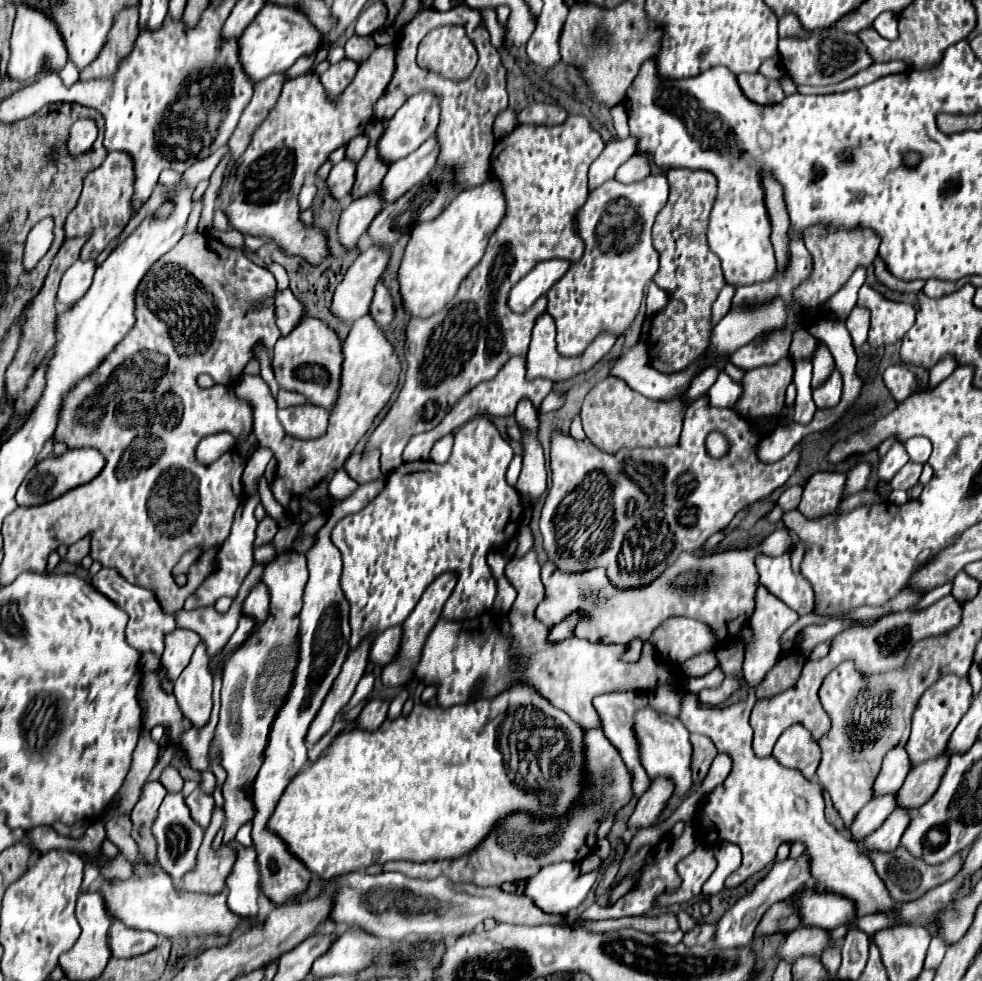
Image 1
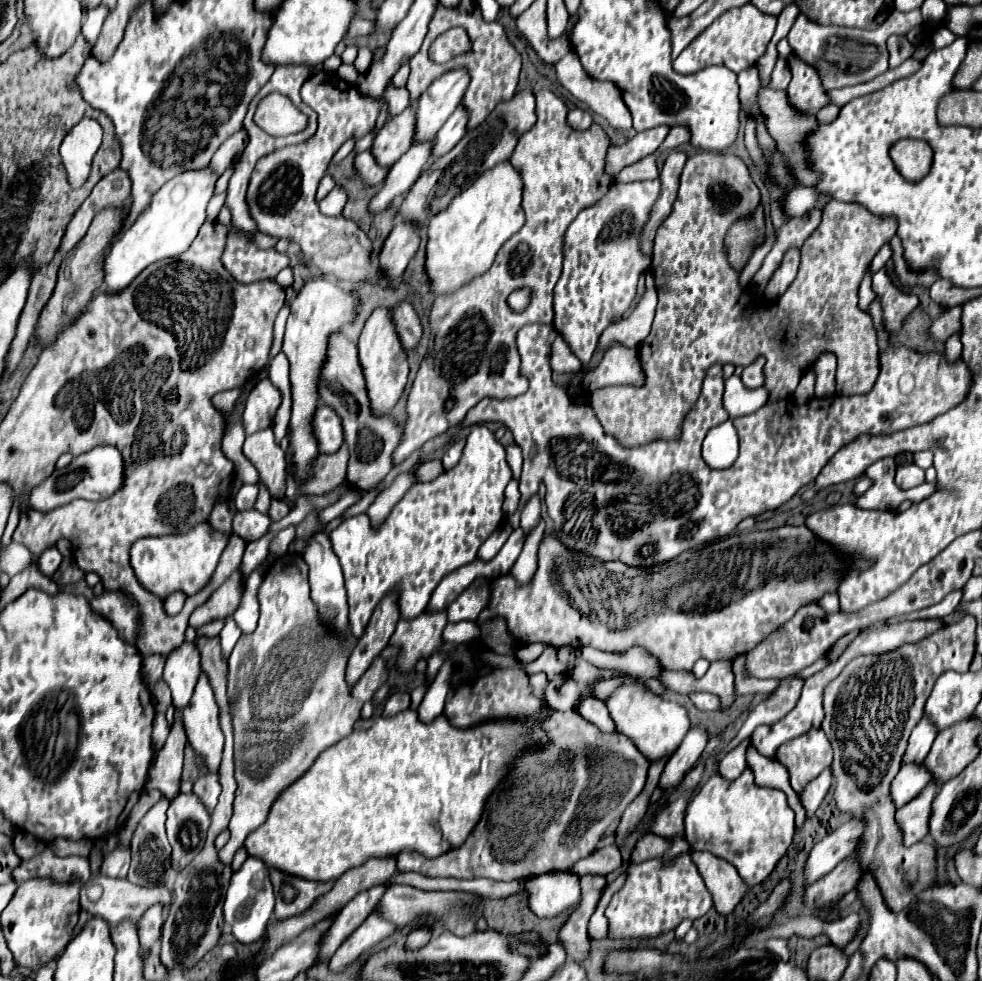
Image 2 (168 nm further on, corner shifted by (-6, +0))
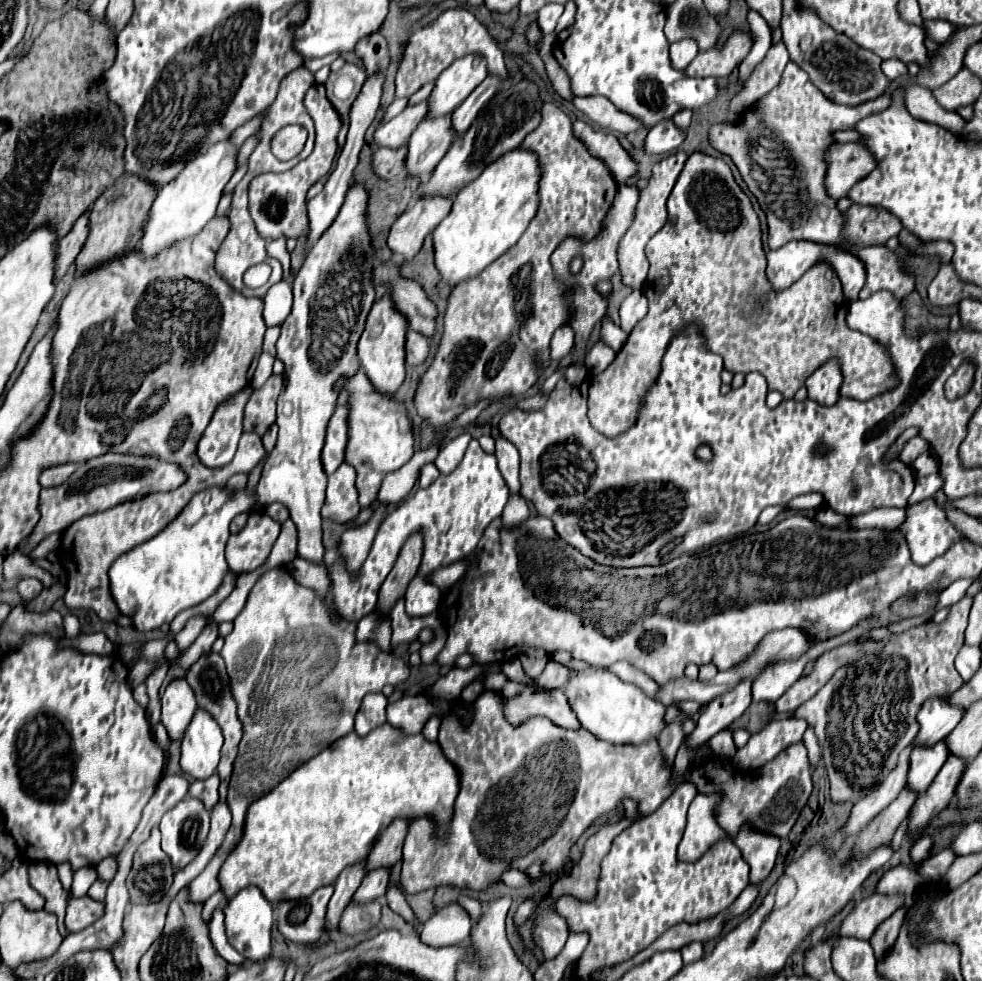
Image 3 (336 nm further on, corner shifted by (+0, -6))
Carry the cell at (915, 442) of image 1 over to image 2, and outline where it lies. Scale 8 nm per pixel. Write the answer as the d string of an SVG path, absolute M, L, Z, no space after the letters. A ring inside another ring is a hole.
M924 449L924 451L918 451L918 453L914 455L914 463L916 463L920 469L928 469L928 467L932 467L932 457L934 457L934 453L932 453L930 449Z

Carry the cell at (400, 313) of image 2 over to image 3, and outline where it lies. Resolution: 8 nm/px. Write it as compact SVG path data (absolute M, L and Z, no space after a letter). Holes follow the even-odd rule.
M416 331L406 333L406 363L408 365L420 365L428 357L428 339L424 335L418 335Z

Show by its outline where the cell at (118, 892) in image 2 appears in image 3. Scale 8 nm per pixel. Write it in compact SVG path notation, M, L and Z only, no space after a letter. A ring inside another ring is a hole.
M88 895L78 899L72 897L66 909L66 929L70 933L78 933L90 927L90 923L98 921L98 917L102 917L102 911L104 911L104 901L94 901Z

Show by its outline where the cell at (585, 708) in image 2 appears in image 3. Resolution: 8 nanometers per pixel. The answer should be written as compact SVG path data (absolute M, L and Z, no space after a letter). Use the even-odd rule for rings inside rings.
M526 687L518 697L506 701L506 717L510 723L522 723L526 717L532 715L544 715L566 729L582 727L574 711L570 711L570 703L566 703L566 697L560 689L536 693L530 687Z

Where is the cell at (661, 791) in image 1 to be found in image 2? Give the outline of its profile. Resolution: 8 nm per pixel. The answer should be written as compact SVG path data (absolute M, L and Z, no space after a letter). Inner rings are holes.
M692 725L690 731L686 733L684 741L680 743L680 747L668 759L664 773L660 777L660 787L668 789L668 787L676 785L684 777L684 773L696 763L696 759L704 751L706 743L708 743L708 731L702 725Z

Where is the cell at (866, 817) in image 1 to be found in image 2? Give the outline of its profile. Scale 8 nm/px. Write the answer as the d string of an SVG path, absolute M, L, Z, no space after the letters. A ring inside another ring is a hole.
M924 763L902 765L900 773L892 781L892 799L896 807L902 807L908 801L912 801L930 781L932 781L932 773L926 769Z

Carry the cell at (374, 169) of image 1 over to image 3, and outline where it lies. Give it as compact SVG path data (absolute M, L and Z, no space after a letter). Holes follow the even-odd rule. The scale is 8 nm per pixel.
M422 101L414 107L406 107L398 117L378 127L378 131L374 133L374 143L378 147L390 147L390 149L404 147L410 135L414 133L414 129L418 127L418 123L426 117L426 107L428 107L428 101Z

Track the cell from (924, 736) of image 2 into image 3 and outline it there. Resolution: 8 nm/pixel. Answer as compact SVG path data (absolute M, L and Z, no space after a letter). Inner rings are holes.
M944 697L928 699L918 713L920 731L914 737L914 745L918 747L918 743L938 743L938 739L944 739L956 727L960 717L962 709L948 705Z

